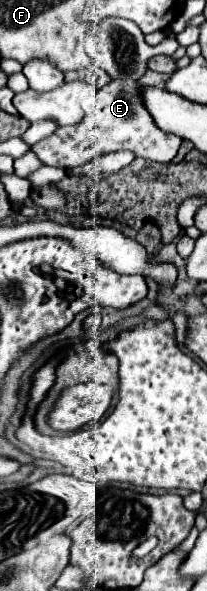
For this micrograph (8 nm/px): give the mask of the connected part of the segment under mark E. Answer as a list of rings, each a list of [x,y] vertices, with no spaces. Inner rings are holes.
[[[107,18],[97,26],[95,38],[91,38],[89,52],[95,64],[99,64],[111,78],[107,86],[99,90],[99,102],[93,114],[85,116],[83,122],[75,126],[59,126],[51,136],[39,140],[31,146],[37,158],[47,166],[57,168],[73,168],[81,166],[101,154],[117,152],[117,150],[131,150],[139,158],[149,158],[151,162],[171,162],[177,156],[181,138],[175,134],[165,134],[157,128],[151,114],[147,112],[143,98],[141,98],[141,78],[147,72],[147,62],[155,54],[173,54],[179,48],[175,38],[165,38],[159,46],[149,46],[133,26],[133,22],[125,22],[121,18]]]

